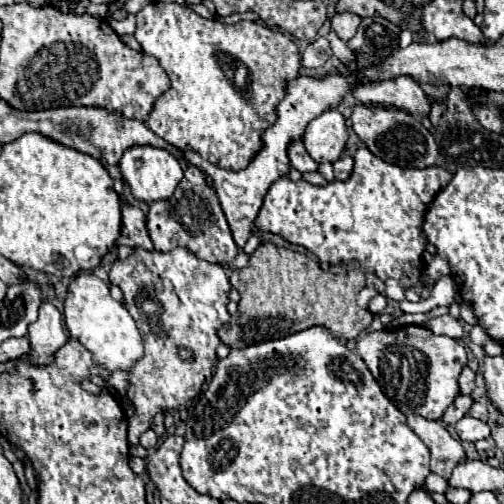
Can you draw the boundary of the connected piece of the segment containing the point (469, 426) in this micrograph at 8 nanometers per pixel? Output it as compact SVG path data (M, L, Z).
M463 416L455 424L455 430L457 430L461 440L469 440L469 442L477 442L477 440L483 440L483 438L491 436L491 430L489 430L487 422L471 418L471 416Z

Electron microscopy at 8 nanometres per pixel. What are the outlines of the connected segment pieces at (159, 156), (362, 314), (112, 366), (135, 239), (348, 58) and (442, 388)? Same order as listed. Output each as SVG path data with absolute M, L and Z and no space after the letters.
M133 146L125 150L121 162L119 162L123 180L129 184L131 194L141 200L141 202L157 202L157 200L167 200L177 184L183 180L183 166L181 162L169 154L163 148L153 148L153 146Z
M261 244L251 256L249 264L231 272L231 286L241 294L239 312L231 318L229 328L223 326L217 336L229 348L245 348L267 340L277 340L311 326L325 326L335 338L357 338L369 328L373 314L357 306L355 298L365 288L365 274L351 270L345 276L335 276L319 268L317 262L305 254L279 248L273 244Z
M81 274L69 284L65 298L65 324L69 336L79 340L93 356L93 364L115 372L129 372L137 360L143 358L143 338L135 326L135 320L125 306L111 298L109 286L93 274Z
M123 204L121 212L123 212L123 228L121 228L121 236L119 236L117 244L153 250L153 242L151 242L149 232L147 232L147 218L145 218L143 210Z
M327 34L327 40L331 42L333 56L339 58L343 64L351 64L351 62L355 60L355 54L347 48L347 44L345 44L341 38L337 38L337 36L329 36L329 34Z
M423 326L367 332L357 338L355 352L363 358L385 396L403 414L417 414L427 420L439 420L453 404L459 394L457 378L467 366L467 352L457 340L437 336Z

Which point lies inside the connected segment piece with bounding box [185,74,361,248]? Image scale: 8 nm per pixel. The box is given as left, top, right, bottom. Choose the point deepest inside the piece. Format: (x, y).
(241, 194)

